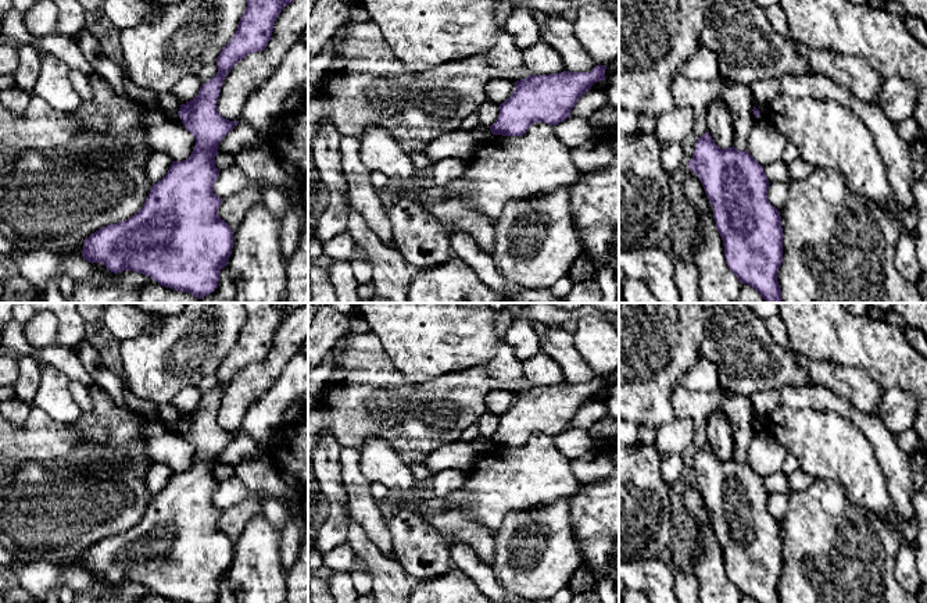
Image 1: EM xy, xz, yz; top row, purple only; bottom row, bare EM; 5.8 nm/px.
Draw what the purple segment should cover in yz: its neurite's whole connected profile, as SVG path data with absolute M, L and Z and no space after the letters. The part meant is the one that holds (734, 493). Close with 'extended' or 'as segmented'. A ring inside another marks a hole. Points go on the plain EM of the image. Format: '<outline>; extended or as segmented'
M705 443L698 449L694 467L688 474L694 482L713 518L713 531L722 547L727 578L734 584L741 595L748 595L758 603L781 603L777 593L777 584L783 572L783 539L780 522L773 518L767 509L769 492L760 477L748 461L740 463L734 457L720 460Z; as segmented

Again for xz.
M595 377L590 383L531 385L516 392L512 407L500 415L491 445L522 447L533 433L558 436L595 393L606 389L605 381L606 377Z; as segmented

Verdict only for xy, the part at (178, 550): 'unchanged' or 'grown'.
unchanged

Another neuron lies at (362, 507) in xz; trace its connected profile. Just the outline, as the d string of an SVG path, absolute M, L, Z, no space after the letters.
M341 447L339 460L351 518L365 529L368 538L386 557L394 559L394 546L386 527L386 517L371 495L371 482L361 470L361 453L352 447Z

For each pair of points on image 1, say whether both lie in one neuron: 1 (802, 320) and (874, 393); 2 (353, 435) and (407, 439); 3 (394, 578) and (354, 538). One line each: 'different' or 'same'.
1: different
2: same
3: same

